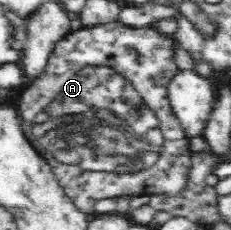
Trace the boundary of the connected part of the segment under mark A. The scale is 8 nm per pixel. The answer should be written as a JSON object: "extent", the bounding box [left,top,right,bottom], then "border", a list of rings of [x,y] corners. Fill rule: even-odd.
{"extent":[16,23,191,213],"border":[[[105,23],[94,29],[83,27],[56,40],[43,72],[22,91],[16,110],[23,134],[38,146],[60,187],[80,211],[92,213],[96,201],[106,197],[126,193],[172,195],[186,187],[191,156],[189,138],[167,98],[169,79],[179,69],[172,57],[174,45],[170,36],[154,29],[132,29],[122,23]]]}

